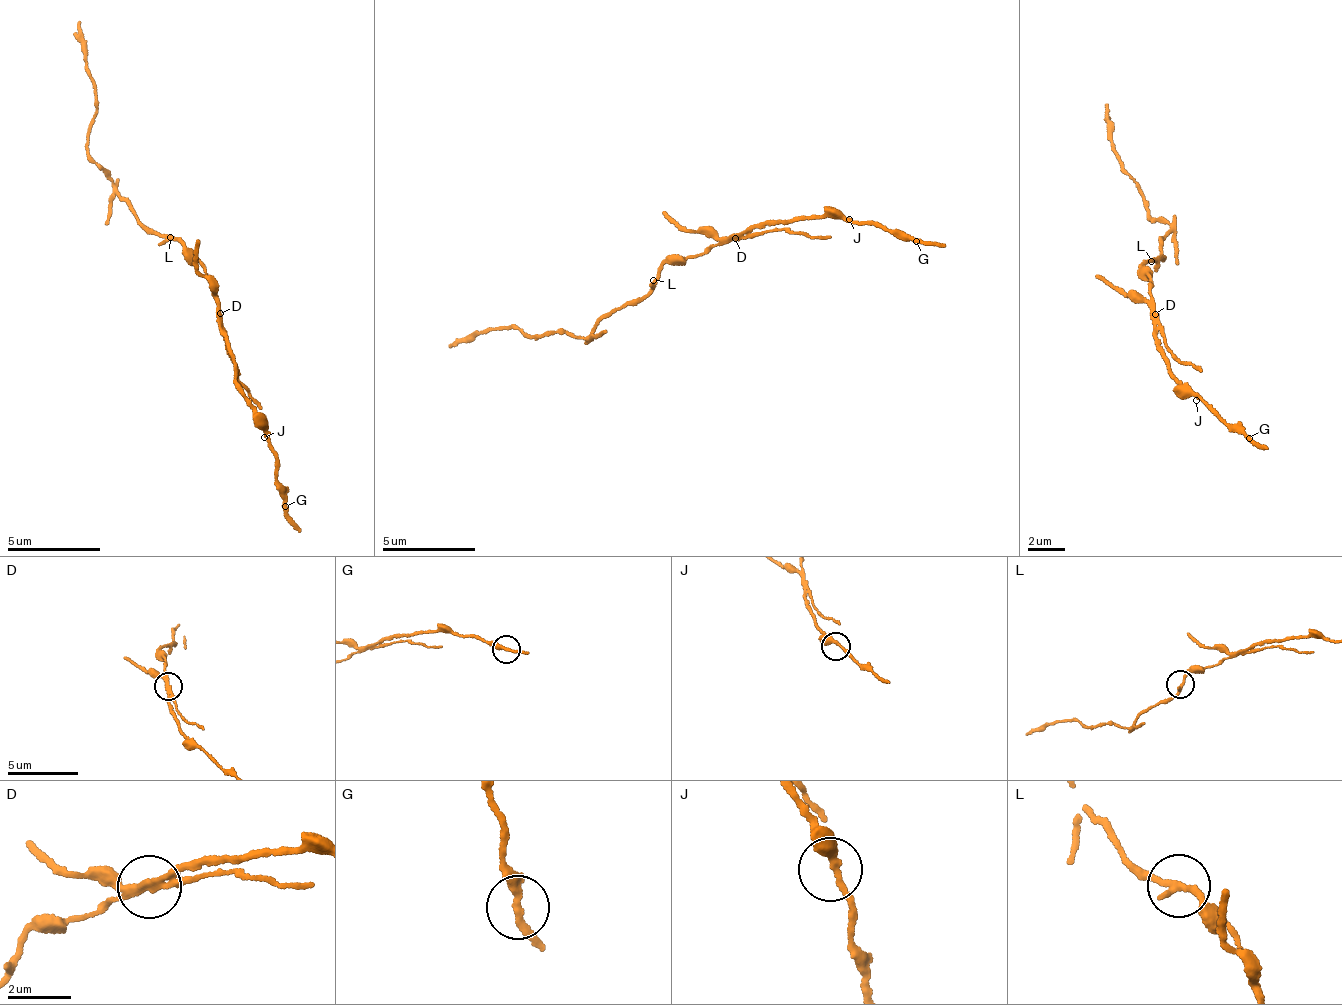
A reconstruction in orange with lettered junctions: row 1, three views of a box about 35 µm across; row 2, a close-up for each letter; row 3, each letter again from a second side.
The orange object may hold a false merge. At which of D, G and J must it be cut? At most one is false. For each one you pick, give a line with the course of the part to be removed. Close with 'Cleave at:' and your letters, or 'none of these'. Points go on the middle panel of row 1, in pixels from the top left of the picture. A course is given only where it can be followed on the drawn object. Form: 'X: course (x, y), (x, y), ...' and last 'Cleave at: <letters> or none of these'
D: course (734, 238), (710, 251), (675, 260), (631, 304), (576, 336), (543, 335), (501, 327), (451, 349)
Cleave at: D

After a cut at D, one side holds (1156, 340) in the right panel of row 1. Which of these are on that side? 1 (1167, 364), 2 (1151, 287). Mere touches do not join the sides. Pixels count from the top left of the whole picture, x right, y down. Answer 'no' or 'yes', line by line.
1: yes
2: no

